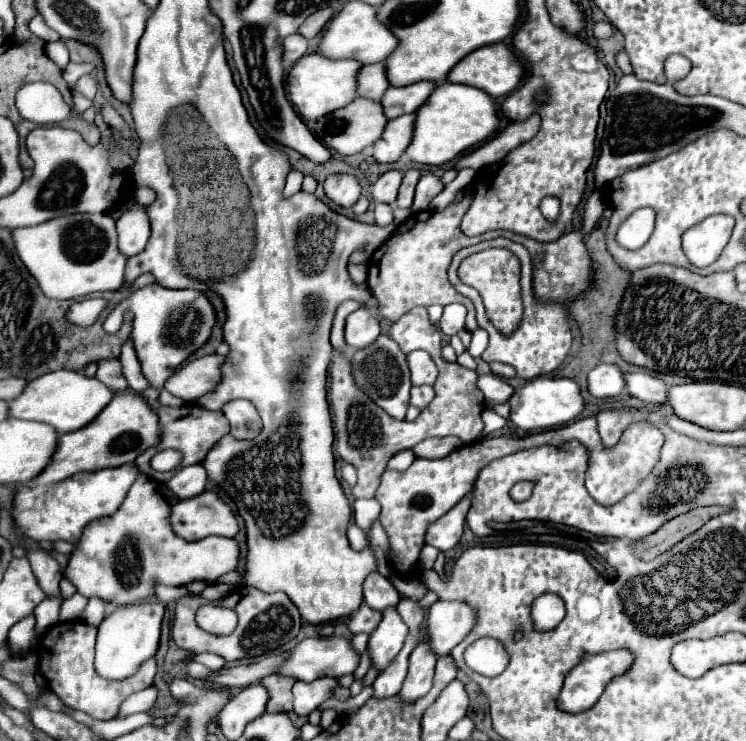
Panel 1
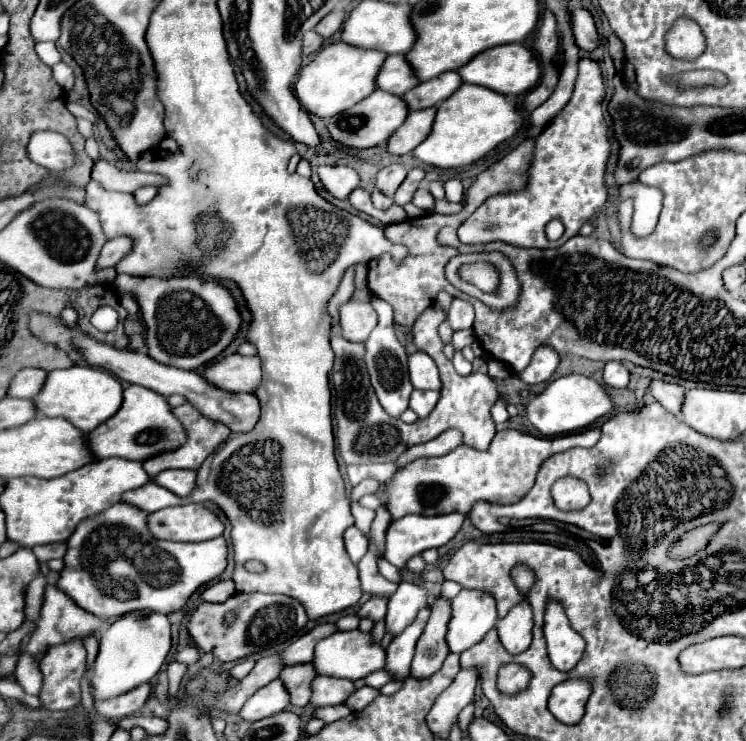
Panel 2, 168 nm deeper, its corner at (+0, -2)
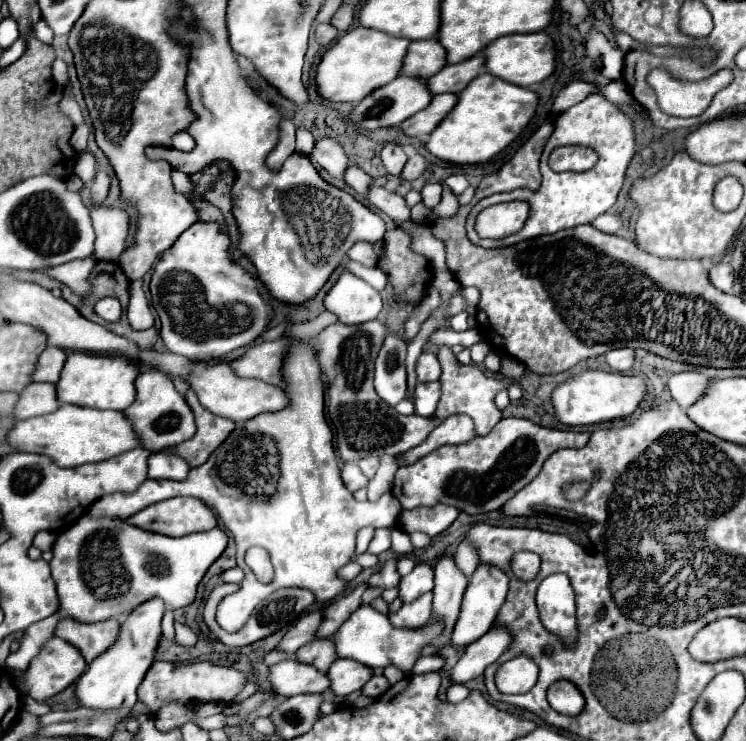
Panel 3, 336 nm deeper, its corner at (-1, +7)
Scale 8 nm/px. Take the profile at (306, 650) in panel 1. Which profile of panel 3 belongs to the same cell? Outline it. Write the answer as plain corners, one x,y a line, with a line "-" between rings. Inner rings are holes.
364,605
348,617
348,621
340,627
340,631
336,631
332,641
336,647
336,655
340,659
356,659
358,663
362,663
370,669
382,669
386,665
396,665
402,671
410,673
414,661
420,657
420,649
426,647
430,643
430,639
438,637
440,631
442,631
442,623
434,623
430,627
424,625
422,629
414,629
414,631
396,629
388,623
386,615
378,613
370,605

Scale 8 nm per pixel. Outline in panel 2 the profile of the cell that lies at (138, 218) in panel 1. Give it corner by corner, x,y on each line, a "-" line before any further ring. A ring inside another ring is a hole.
115,238
111,242
105,242
105,246
99,254
99,260
97,260
97,268
115,266
117,260
129,252
129,248
131,248
131,240
127,240
127,238

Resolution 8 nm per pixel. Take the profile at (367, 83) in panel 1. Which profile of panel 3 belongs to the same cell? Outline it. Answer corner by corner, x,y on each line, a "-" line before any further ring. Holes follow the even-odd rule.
424,39
424,41
412,41
402,63
402,75
422,79
436,75
444,65
444,47
436,39

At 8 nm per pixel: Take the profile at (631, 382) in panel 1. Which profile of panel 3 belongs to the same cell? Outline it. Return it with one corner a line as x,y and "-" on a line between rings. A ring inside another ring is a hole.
676,373
668,379
668,389
672,399
682,407
690,407
708,387
708,377
702,373

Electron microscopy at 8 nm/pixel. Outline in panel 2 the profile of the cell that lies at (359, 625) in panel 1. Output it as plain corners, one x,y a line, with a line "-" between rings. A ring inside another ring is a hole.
373,596
365,604
361,604
357,614
361,618
371,618
377,622
377,620
385,618
385,612
387,612
387,598
385,596

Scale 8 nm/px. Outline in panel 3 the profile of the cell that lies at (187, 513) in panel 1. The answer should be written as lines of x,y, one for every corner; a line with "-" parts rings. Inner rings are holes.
172,497
142,509
132,515
128,523
152,533
182,537
188,533
214,529
216,517
212,509
196,497

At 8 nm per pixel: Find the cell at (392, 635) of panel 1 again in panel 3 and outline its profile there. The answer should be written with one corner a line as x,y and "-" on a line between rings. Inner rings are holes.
418,563
412,569
412,573
400,579
398,599
402,599
402,603
414,601
420,595
432,591
432,587
434,587
434,569
428,563

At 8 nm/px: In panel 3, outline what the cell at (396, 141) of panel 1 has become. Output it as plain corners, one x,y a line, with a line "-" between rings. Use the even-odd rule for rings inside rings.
444,93
444,95
434,95
432,103
424,109
418,111
416,115
408,117
400,129
408,135
408,137
422,137
422,135
430,135
438,123
448,115
448,111
456,105
456,95
452,93

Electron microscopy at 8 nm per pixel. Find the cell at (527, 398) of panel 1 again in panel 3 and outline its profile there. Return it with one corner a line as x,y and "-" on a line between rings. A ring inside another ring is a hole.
586,369
556,385
556,389
552,391
552,407
556,413
556,421
564,425
596,425
602,421
612,421
616,417
626,417
634,413
644,393
646,385
640,377

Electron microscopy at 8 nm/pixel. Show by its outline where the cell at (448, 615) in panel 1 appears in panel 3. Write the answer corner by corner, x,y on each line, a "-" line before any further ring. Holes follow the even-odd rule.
478,565
478,569
470,577
470,583
464,591
460,617
458,617
454,633
452,633
452,643
456,647
466,647
466,645
474,643
480,635
484,635
484,631
488,631
488,627
492,627
492,623
498,615
498,609
504,603
506,591
508,591
508,575
506,573
502,573
498,567

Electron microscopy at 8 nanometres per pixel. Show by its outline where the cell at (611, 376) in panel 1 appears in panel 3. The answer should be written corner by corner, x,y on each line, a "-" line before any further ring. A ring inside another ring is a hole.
614,349
606,353
606,361
608,365
618,371
618,373
626,373
632,363
634,363
634,351
632,349

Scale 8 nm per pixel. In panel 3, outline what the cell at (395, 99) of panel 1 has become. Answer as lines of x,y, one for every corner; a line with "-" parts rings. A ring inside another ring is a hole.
474,55
462,63
446,65
436,75
432,75
426,85
432,91
432,95
438,93
460,93
474,77
478,77
484,71
484,59
482,55

